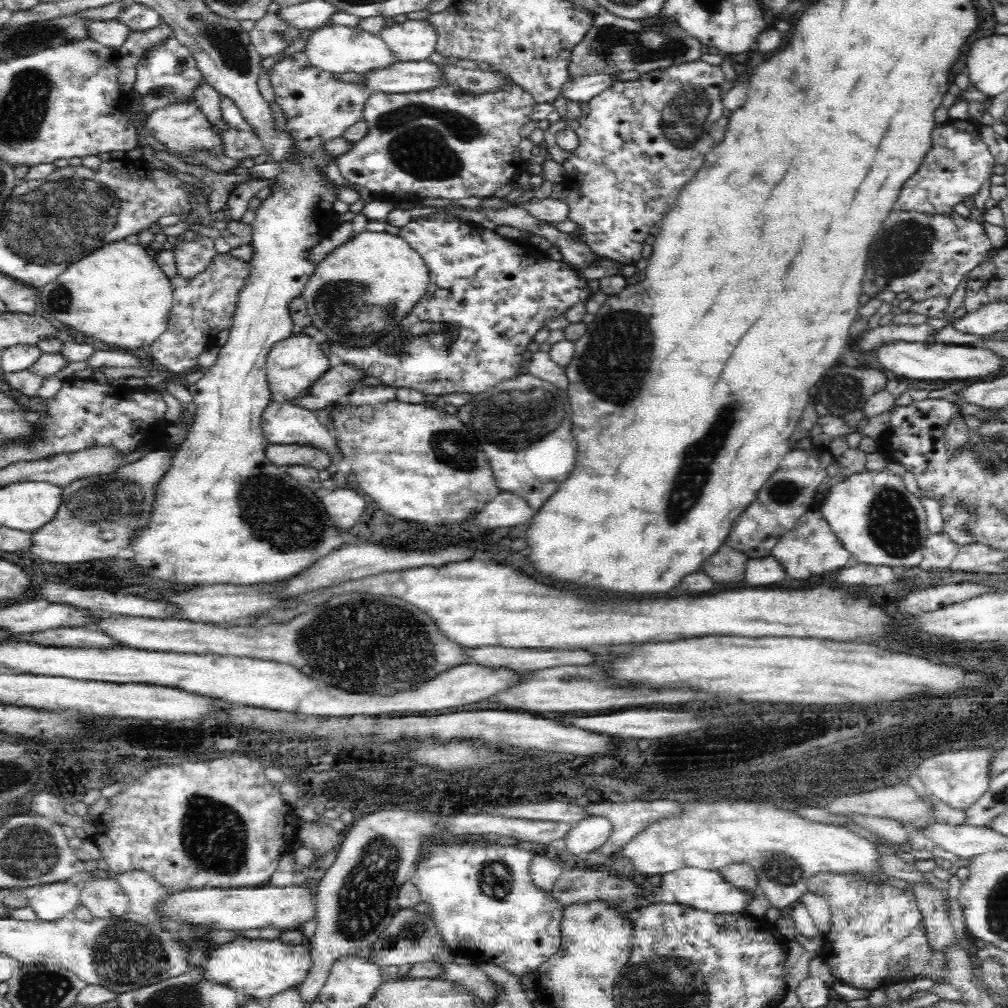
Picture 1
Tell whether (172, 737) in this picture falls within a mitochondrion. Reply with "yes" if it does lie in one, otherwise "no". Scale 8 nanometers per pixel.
no

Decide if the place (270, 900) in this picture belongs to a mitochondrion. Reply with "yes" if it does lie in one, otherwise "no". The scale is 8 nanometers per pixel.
no

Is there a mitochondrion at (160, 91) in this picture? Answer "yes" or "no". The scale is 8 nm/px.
yes

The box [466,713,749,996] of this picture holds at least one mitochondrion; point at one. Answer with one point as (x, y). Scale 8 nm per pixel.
(496, 878)

